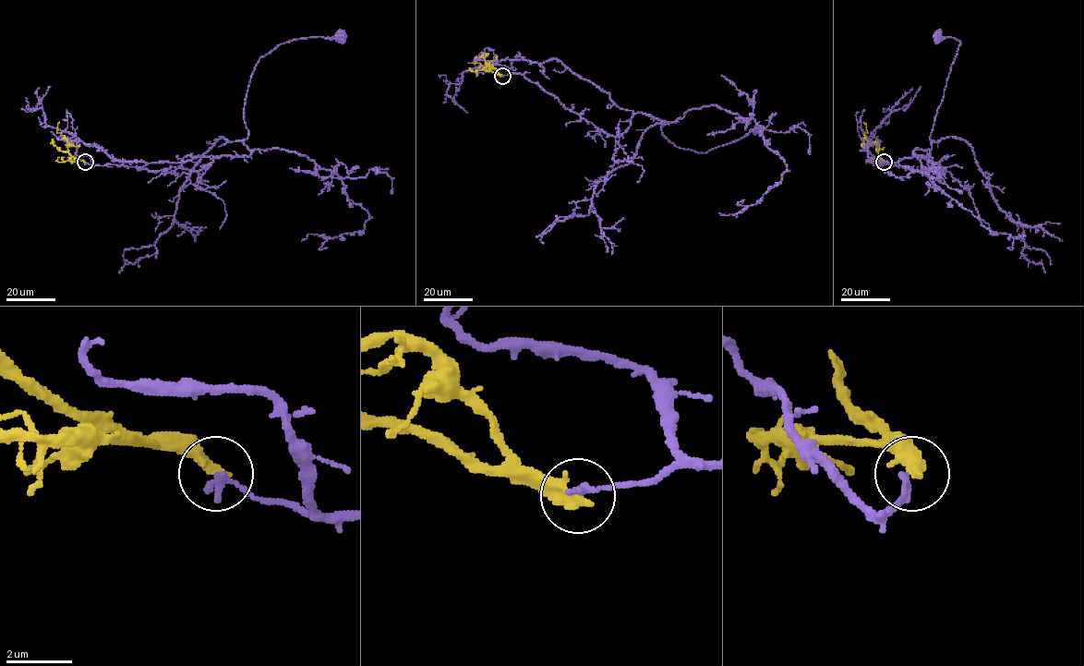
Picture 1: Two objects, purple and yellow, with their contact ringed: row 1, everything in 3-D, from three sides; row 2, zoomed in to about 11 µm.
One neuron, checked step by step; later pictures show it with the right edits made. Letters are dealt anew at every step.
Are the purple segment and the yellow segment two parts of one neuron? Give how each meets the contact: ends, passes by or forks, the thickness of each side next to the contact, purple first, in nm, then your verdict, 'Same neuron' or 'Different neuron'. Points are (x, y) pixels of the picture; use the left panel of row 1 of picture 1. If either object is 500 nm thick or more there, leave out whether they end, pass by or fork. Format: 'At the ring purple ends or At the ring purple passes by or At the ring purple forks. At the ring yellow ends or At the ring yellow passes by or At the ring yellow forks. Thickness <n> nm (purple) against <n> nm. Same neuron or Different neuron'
At the ring purple ends. At the ring yellow ends. Thickness 240 nm (purple) against 400 nm. Different neuron

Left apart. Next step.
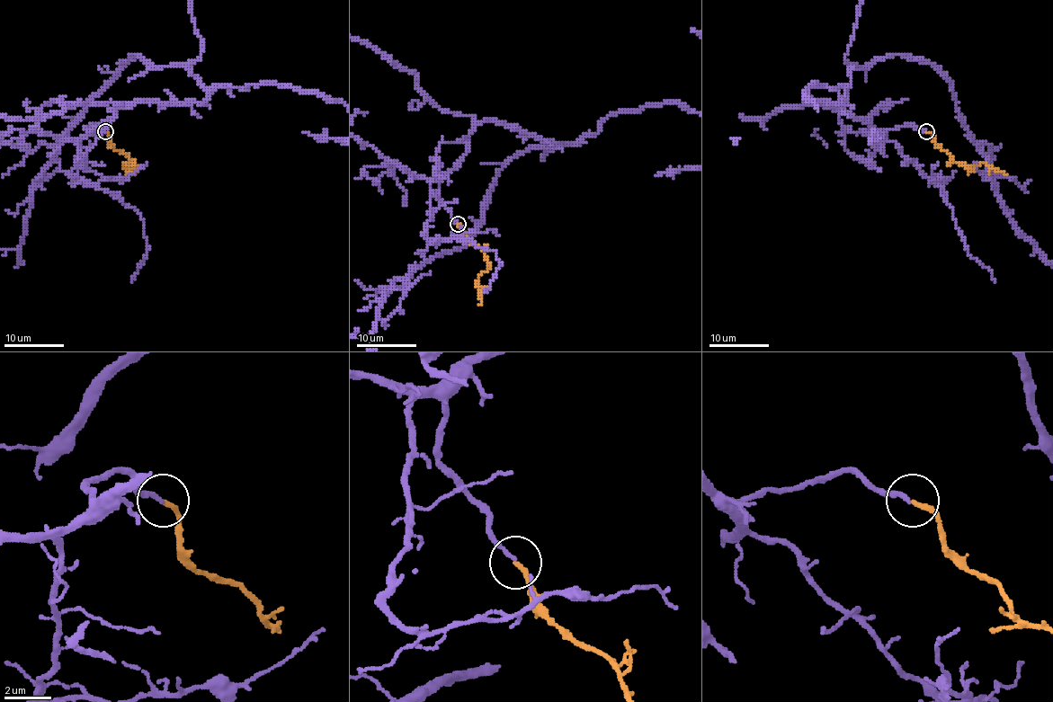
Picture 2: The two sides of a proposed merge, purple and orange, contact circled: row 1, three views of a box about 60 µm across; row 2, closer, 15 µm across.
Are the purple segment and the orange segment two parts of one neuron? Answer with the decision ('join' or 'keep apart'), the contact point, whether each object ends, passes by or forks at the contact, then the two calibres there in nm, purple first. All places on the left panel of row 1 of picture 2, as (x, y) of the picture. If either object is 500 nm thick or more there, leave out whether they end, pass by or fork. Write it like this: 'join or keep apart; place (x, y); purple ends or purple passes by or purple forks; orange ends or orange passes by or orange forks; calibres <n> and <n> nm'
join; place (105, 131); purple ends; orange ends; calibres 180 and 200 nm

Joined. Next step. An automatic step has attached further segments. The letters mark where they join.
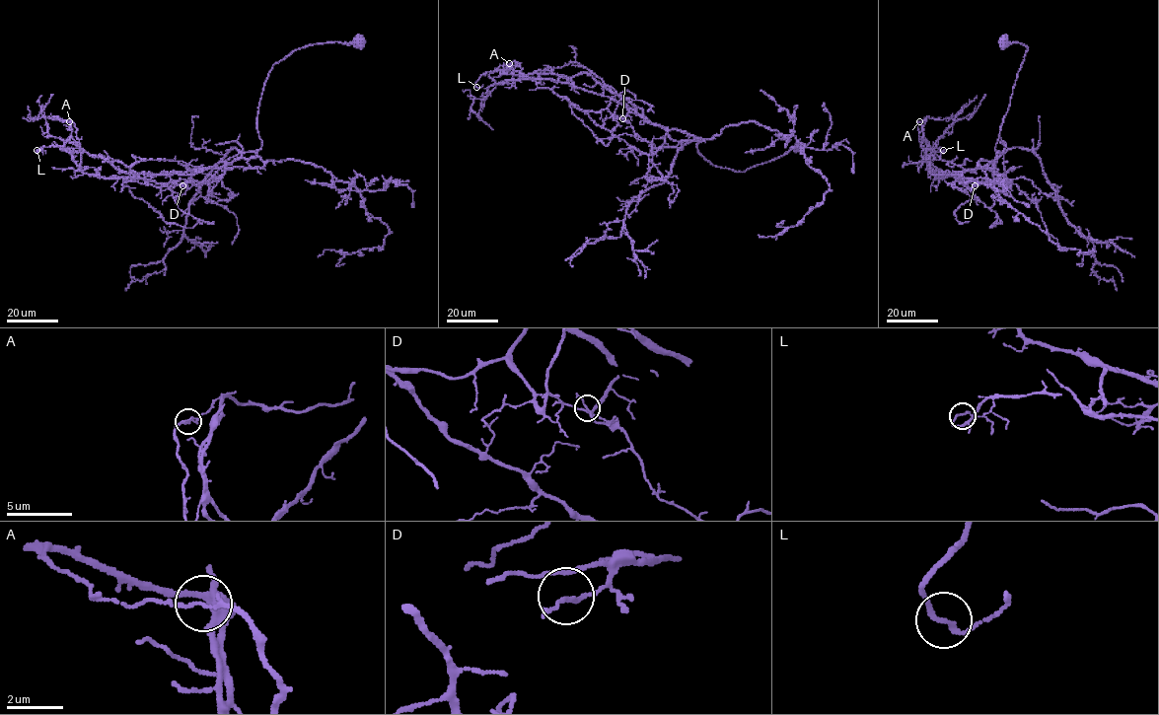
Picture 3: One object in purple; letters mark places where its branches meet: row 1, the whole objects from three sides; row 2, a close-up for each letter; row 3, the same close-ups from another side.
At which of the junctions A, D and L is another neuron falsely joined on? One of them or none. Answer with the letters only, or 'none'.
A

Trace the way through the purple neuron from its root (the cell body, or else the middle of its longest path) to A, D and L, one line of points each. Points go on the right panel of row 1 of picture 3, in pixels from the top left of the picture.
A: (1004, 40), (1028, 49), (993, 164), (935, 178), (922, 137), (921, 148), (919, 143), (919, 121)
D: (1004, 40), (1028, 47), (995, 148), (1003, 153), (1004, 172), (993, 183), (975, 185)
L: (1004, 40), (1028, 49), (1000, 128), (997, 160), (935, 178), (924, 151), (927, 146), (943, 150)

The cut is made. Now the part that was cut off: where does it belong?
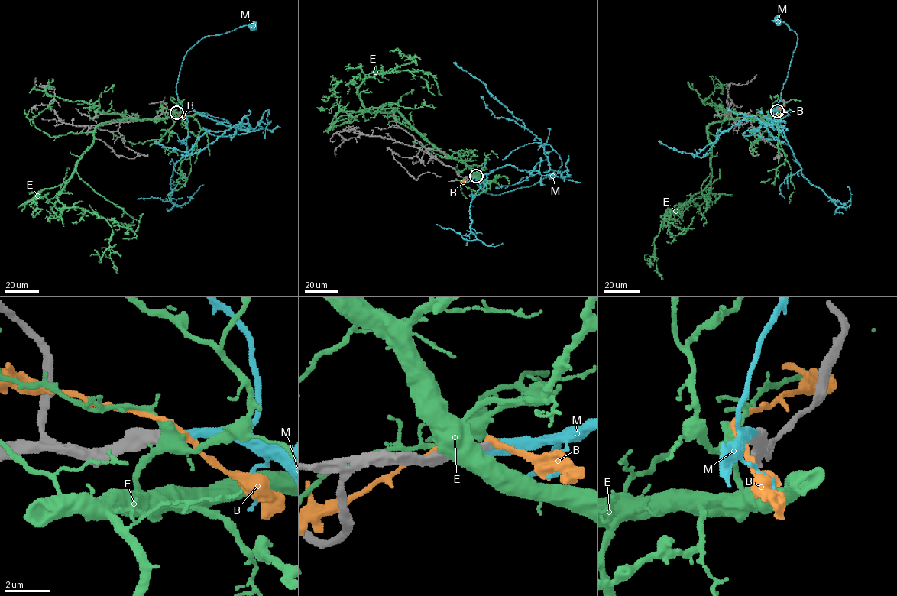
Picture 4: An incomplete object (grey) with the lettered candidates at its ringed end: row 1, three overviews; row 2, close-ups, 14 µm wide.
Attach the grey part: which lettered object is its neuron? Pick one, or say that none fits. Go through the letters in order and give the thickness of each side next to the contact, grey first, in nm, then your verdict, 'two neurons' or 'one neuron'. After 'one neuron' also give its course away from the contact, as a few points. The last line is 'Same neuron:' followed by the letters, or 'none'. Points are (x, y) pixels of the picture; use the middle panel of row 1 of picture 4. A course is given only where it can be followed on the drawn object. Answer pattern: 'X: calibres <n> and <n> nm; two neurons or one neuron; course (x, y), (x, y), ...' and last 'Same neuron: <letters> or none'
B: calibres 400 and 240 nm; two neurons
E: calibres 440 and 400 nm; two neurons
M: calibres 460 and 440 nm; one neuron; course (476, 176), (482, 176), (476, 179), (476, 183), (483, 191), (497, 195), (531, 186), (552, 176)
Same neuron: M

